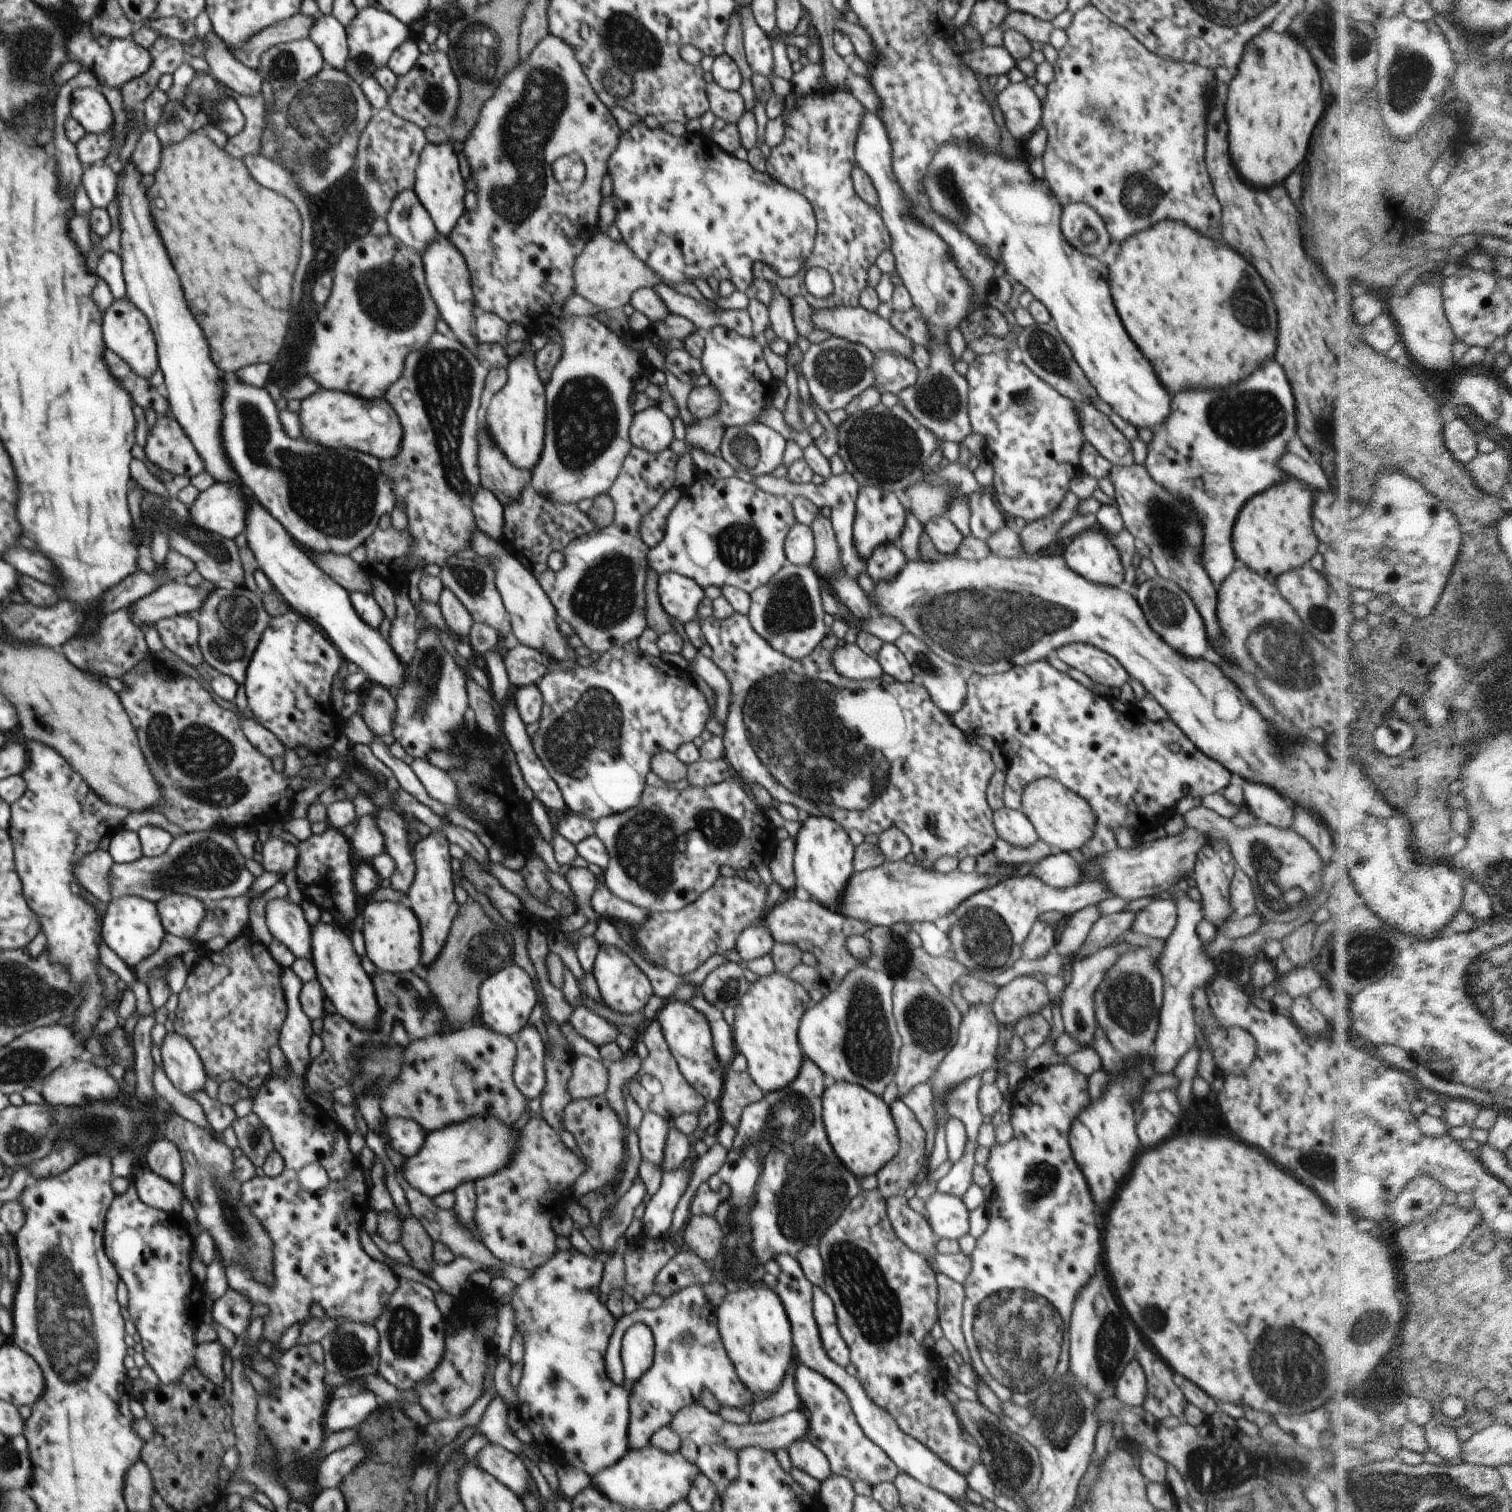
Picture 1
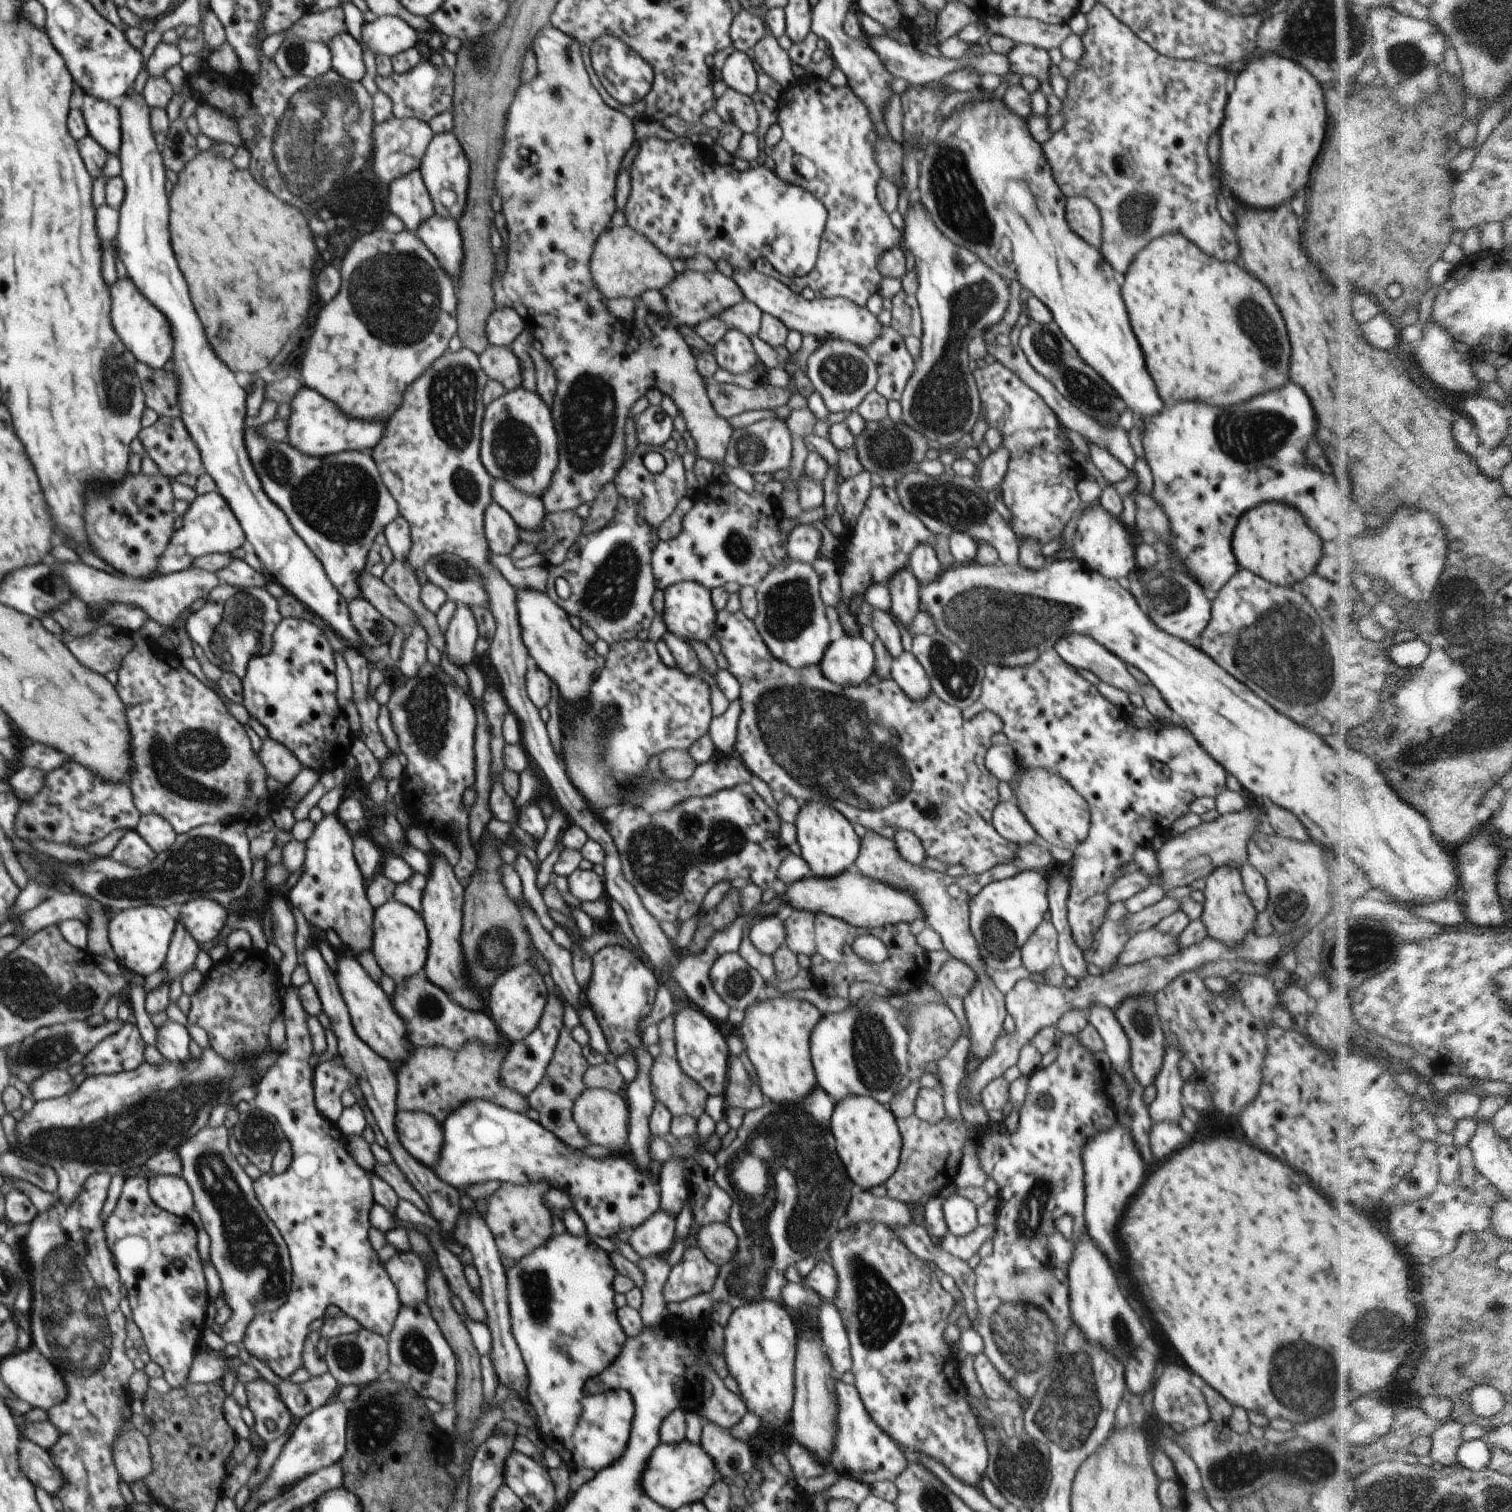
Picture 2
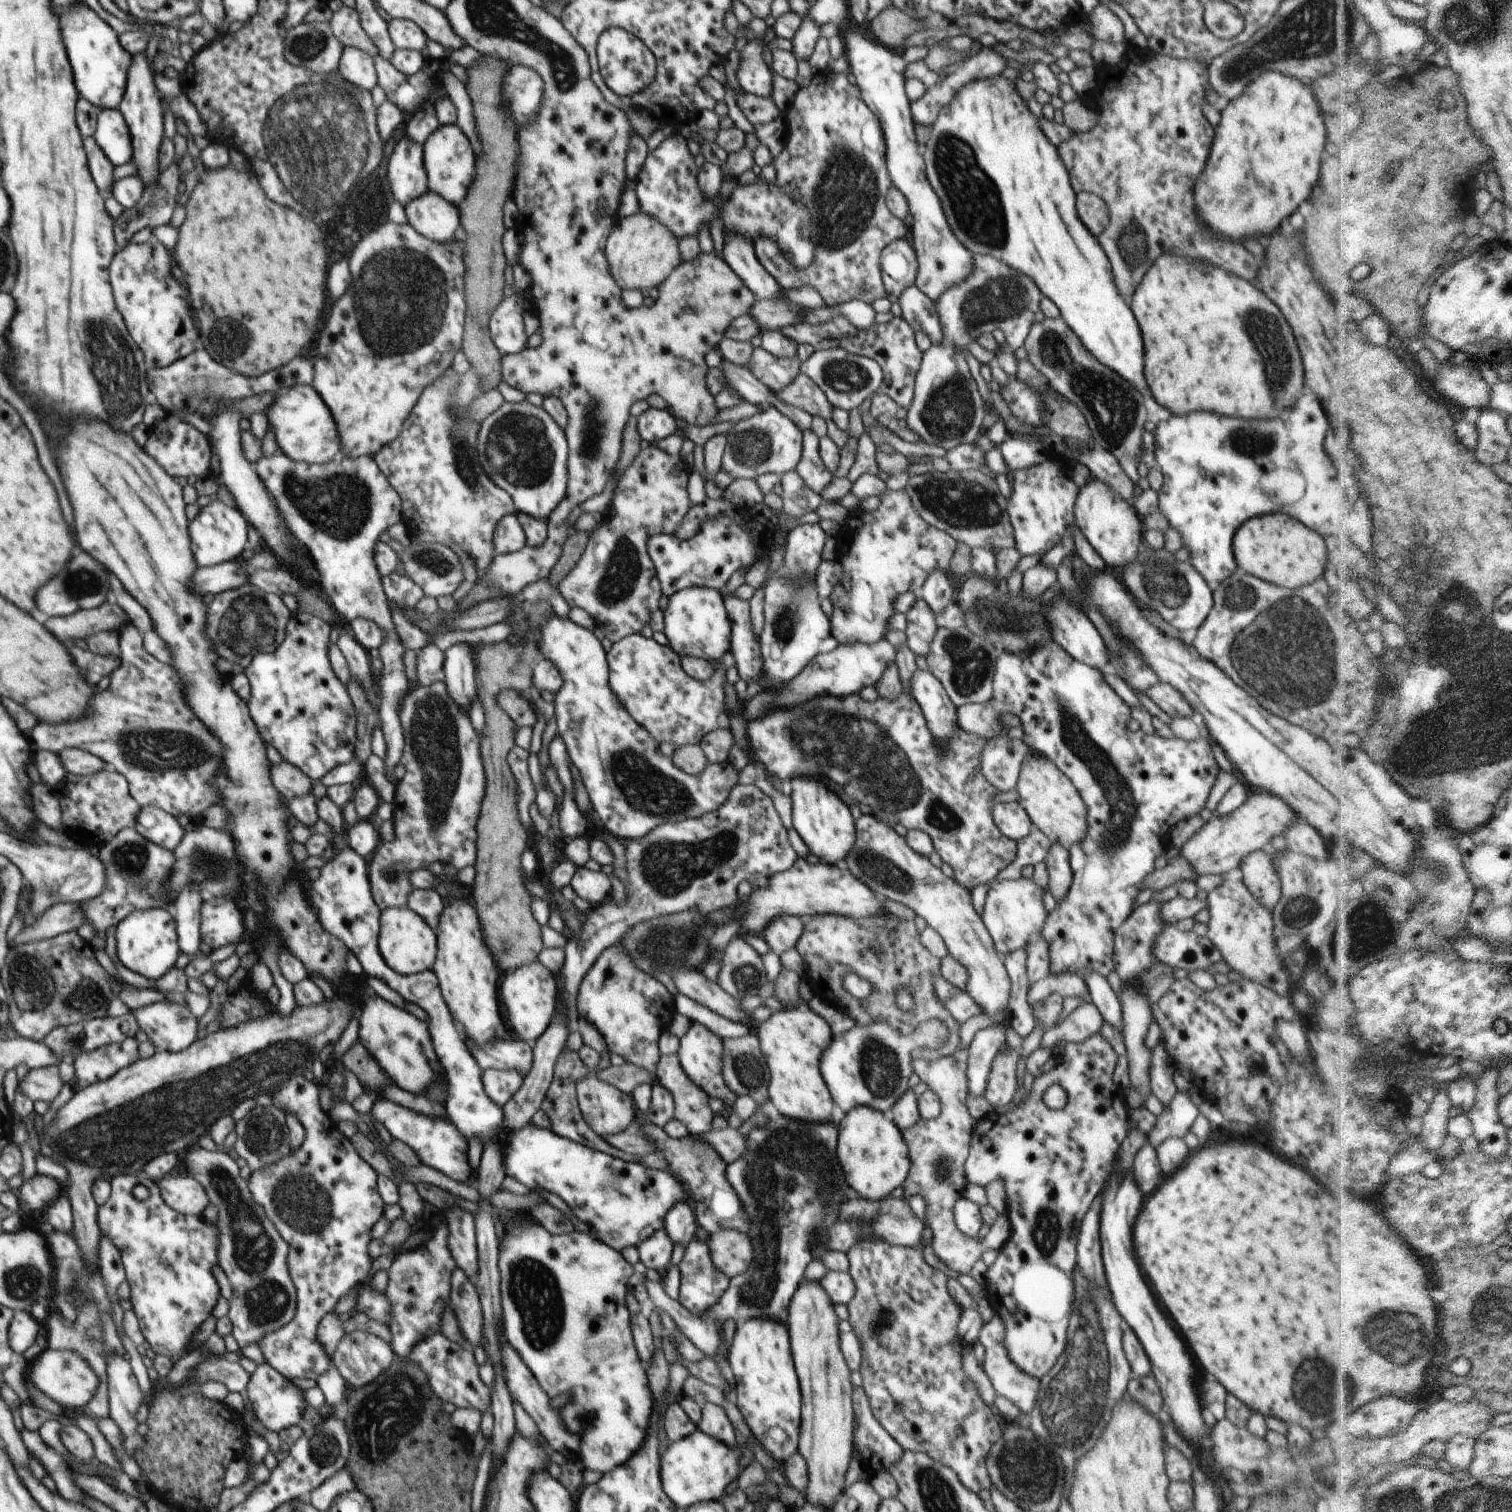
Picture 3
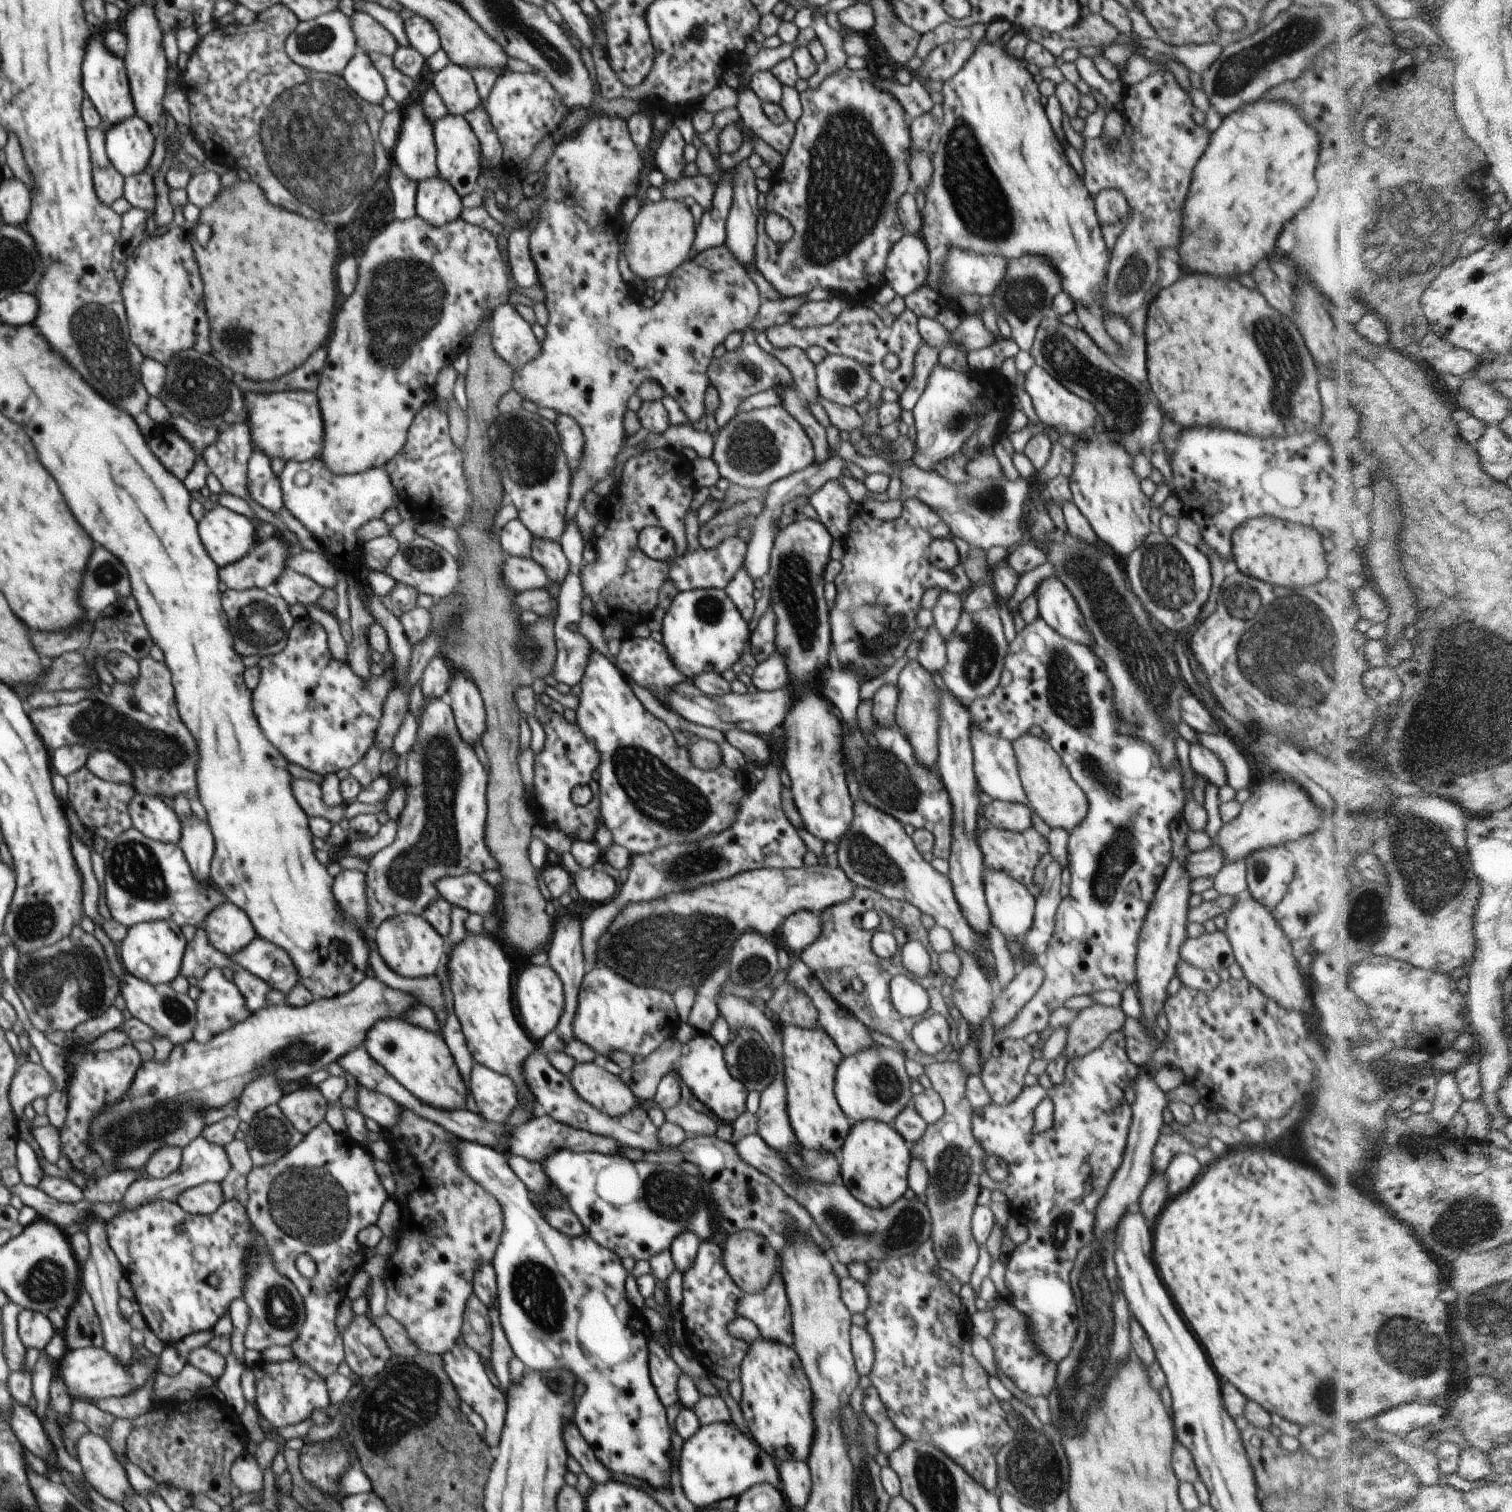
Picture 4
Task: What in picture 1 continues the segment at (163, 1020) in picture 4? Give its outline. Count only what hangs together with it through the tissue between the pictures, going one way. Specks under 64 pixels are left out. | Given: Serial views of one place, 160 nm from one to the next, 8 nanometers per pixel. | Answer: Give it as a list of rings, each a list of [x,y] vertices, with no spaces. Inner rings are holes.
[[[172,1032],[166,1034],[161,1046],[163,1070],[168,1080],[184,1096],[194,1098],[200,1090],[205,1090],[207,1074],[192,1044]]]

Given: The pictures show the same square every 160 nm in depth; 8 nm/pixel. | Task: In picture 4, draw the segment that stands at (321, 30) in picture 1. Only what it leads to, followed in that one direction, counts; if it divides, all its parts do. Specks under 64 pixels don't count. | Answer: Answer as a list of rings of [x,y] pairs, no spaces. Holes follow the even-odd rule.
[[[358,50],[350,58],[340,75],[345,83],[366,102],[382,104],[386,98],[386,86],[380,72],[374,67],[368,53]]]

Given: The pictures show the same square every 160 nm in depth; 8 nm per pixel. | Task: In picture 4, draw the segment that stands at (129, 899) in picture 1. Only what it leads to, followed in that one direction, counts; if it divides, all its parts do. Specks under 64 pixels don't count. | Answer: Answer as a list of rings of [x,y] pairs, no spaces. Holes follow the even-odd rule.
[[[152,920],[128,927],[126,938],[117,945],[117,949],[119,961],[125,971],[142,981],[158,985],[171,983],[180,975],[186,946],[187,941],[180,926],[171,921]]]

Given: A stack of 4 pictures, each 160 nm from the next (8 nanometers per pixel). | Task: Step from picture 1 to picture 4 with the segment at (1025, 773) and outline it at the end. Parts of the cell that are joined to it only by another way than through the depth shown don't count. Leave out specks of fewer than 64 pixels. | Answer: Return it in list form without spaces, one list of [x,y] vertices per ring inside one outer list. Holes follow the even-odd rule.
[[[1037,619],[1031,624],[1026,624],[1022,632],[1018,633],[1016,638],[1008,644],[1008,653],[1004,658],[1003,670],[1000,676],[999,684],[994,688],[994,692],[990,692],[988,696],[976,698],[968,707],[969,716],[971,717],[970,724],[974,724],[976,728],[984,730],[988,736],[996,736],[1003,740],[1014,741],[1017,737],[1026,733],[1031,726],[1039,726],[1042,729],[1042,734],[1049,736],[1048,744],[1056,750],[1056,754],[1060,756],[1064,766],[1068,768],[1070,776],[1076,785],[1084,792],[1088,800],[1088,813],[1086,818],[1078,824],[1072,832],[1069,833],[1068,840],[1068,863],[1072,882],[1070,882],[1070,894],[1066,898],[1061,898],[1060,905],[1056,910],[1056,920],[1054,920],[1054,932],[1050,938],[1046,954],[1042,959],[1044,973],[1046,974],[1040,990],[1036,995],[1024,1004],[1024,1008],[1018,1012],[1018,1016],[1000,1030],[994,1030],[994,1043],[1004,1042],[1004,1040],[1022,1040],[1026,1039],[1033,1033],[1042,1033],[1049,1024],[1050,1015],[1057,1008],[1062,1007],[1064,1002],[1072,996],[1083,996],[1087,998],[1092,992],[1101,991],[1116,991],[1122,993],[1129,988],[1130,984],[1135,984],[1136,981],[1136,950],[1138,950],[1138,936],[1144,924],[1144,918],[1148,914],[1150,902],[1158,890],[1158,884],[1163,880],[1167,867],[1171,864],[1173,858],[1173,847],[1171,840],[1171,826],[1175,819],[1178,819],[1183,814],[1183,809],[1187,802],[1187,793],[1183,787],[1183,773],[1180,768],[1180,762],[1174,766],[1164,766],[1160,762],[1160,756],[1156,754],[1156,748],[1152,748],[1148,742],[1136,738],[1136,736],[1120,734],[1119,726],[1123,722],[1122,718],[1116,714],[1114,708],[1114,690],[1112,682],[1106,674],[1104,662],[1093,653],[1088,646],[1082,646],[1074,640],[1068,640],[1064,636],[1060,636],[1056,630],[1052,630],[1042,619]]]

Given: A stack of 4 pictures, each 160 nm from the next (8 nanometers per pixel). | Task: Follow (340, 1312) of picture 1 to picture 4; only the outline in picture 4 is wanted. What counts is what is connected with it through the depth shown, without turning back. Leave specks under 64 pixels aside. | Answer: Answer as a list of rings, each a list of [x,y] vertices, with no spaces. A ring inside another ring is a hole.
[[[321,1121],[302,1143],[296,1144],[291,1152],[271,1164],[256,1166],[247,1175],[248,1204],[246,1212],[251,1224],[264,1236],[266,1246],[272,1254],[274,1266],[286,1276],[299,1294],[304,1304],[304,1324],[298,1338],[290,1346],[294,1360],[306,1364],[318,1376],[326,1379],[337,1372],[344,1361],[343,1340],[336,1330],[336,1312],[344,1298],[347,1298],[350,1281],[363,1269],[366,1251],[358,1241],[358,1234],[368,1226],[376,1225],[384,1202],[389,1196],[375,1172],[374,1158],[357,1141],[356,1136],[336,1132],[326,1121]],[[309,1254],[316,1263],[316,1276],[306,1278],[298,1272],[296,1258]]]

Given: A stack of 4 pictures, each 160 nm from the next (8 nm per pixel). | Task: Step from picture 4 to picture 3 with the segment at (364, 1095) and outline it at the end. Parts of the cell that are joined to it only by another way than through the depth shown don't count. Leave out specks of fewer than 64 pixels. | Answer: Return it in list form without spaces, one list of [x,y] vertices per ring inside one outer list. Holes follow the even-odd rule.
[[[384,1098],[374,1099],[369,1115],[382,1122],[393,1138],[398,1138],[413,1148],[420,1162],[426,1166],[460,1182],[477,1182],[478,1170],[472,1169],[468,1163],[468,1141],[451,1122],[418,1114]],[[527,1211],[512,1212],[517,1215],[507,1222],[507,1227],[504,1228],[504,1236],[499,1244],[499,1271],[501,1276],[499,1289],[501,1290],[501,1303],[503,1306],[503,1336],[518,1353],[523,1363],[532,1371],[542,1390],[550,1398],[565,1392],[570,1393],[568,1406],[561,1408],[559,1411],[567,1429],[579,1436],[580,1456],[578,1460],[582,1461],[586,1469],[598,1471],[602,1474],[610,1472],[612,1469],[626,1464],[635,1452],[643,1446],[648,1429],[651,1427],[651,1416],[653,1415],[653,1394],[649,1387],[646,1371],[635,1347],[631,1329],[632,1315],[626,1306],[628,1286],[636,1277],[633,1266],[622,1256],[621,1252],[593,1237],[590,1232],[585,1233],[584,1231],[574,1230],[570,1234],[553,1235],[537,1221],[527,1217],[530,1216]]]

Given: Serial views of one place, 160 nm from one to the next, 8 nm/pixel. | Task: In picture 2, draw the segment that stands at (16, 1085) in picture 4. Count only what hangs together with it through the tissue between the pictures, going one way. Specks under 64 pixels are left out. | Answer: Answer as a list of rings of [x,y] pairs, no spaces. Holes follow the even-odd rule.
[[[53,1068],[45,1072],[44,1075],[36,1077],[36,1080],[30,1085],[33,1100],[43,1101],[67,1095],[74,1089],[72,1080],[73,1077],[64,1069]]]

